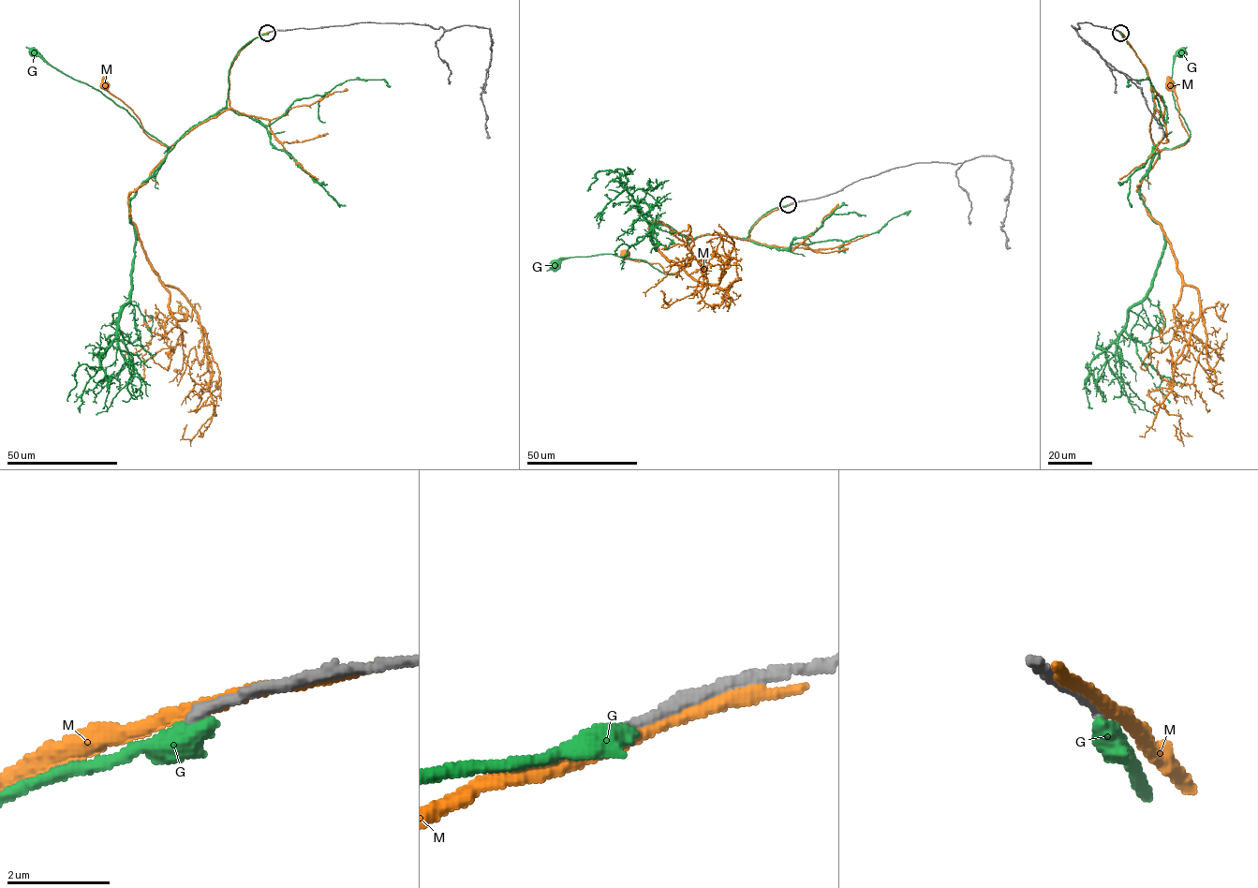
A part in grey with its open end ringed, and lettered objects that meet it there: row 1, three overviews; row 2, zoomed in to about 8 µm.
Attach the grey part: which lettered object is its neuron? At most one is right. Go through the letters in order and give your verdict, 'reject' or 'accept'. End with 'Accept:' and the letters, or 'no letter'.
G: reject
M: reject
Accept: no letter

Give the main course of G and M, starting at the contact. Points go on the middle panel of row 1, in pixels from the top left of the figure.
G: (788, 204), (768, 211), (747, 238), (688, 239), (691, 257), (673, 274), (612, 254), (554, 264)
M: (791, 203), (760, 218), (749, 240), (694, 239), (692, 256), (674, 273), (625, 255)

